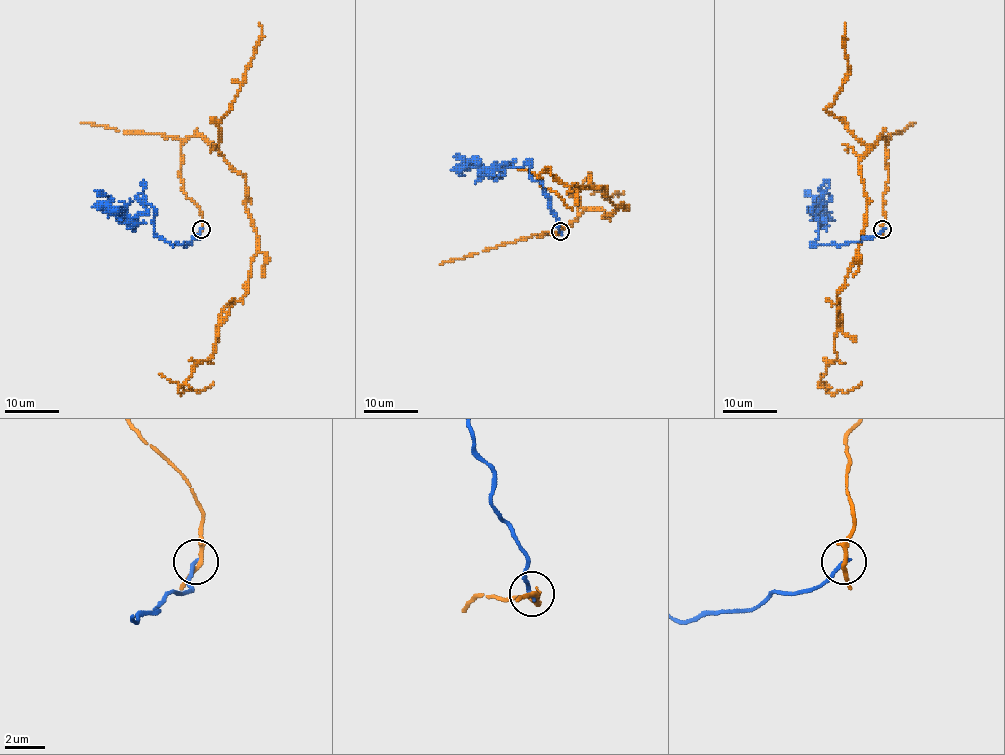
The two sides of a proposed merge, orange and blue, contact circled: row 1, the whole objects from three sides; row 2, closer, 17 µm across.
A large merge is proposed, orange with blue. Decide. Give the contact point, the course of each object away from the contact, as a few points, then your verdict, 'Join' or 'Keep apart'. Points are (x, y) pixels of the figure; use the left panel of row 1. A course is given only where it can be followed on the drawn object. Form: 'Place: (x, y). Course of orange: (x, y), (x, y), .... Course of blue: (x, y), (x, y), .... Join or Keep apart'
Place: (201, 229). Course of orange: (202, 229), (180, 176), (181, 145), (198, 134), (242, 175), (257, 253), (215, 352), (179, 391), (214, 383). Course of blue: (200, 229), (185, 245), (169, 244), (156, 234), (144, 196), (146, 213), (121, 217), (95, 191). Keep apart

